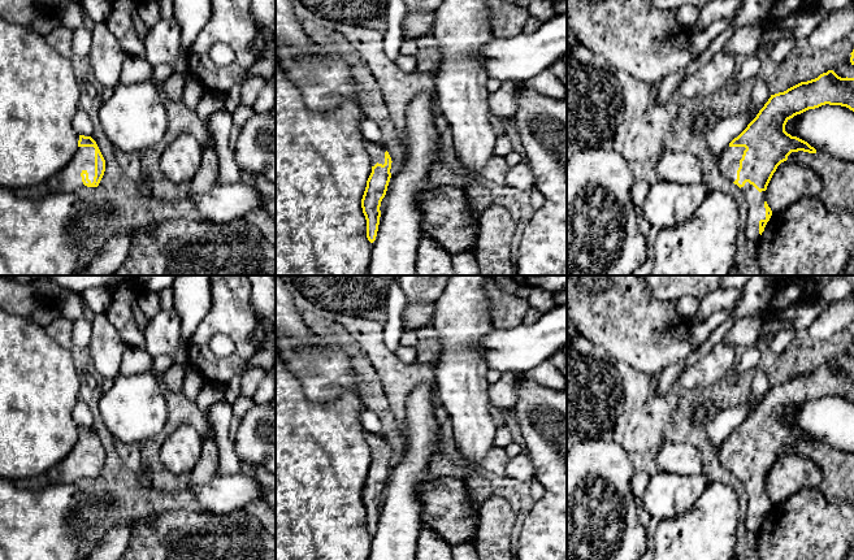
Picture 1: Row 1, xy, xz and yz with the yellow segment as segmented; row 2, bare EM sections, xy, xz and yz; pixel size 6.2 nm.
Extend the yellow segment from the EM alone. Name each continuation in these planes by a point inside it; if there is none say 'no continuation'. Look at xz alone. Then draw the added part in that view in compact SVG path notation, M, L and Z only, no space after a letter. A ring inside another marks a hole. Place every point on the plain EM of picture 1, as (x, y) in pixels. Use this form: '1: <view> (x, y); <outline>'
1: xz (376, 443); M365 431L365 440L369 446L372 457L374 457L377 453L382 456L385 455L386 439L383 438L383 435L377 435L377 434Z

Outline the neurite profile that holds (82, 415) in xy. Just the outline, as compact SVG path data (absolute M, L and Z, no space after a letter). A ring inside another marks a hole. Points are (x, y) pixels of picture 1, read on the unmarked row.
M78 399L73 409L73 418L78 426L91 427L94 425L94 416L87 404Z

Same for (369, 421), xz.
M370 409L363 411L359 416L359 420L364 431L382 435L382 424L373 411Z

